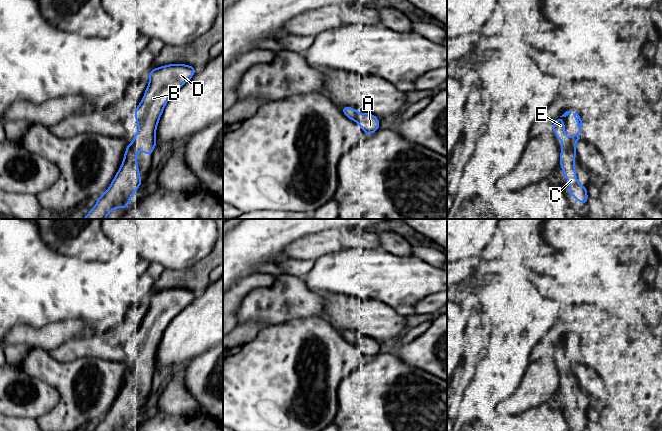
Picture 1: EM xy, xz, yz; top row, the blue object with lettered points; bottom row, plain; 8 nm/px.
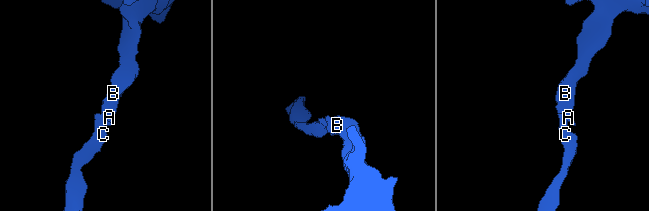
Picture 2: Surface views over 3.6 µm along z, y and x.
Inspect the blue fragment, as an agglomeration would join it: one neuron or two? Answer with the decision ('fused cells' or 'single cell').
single cell

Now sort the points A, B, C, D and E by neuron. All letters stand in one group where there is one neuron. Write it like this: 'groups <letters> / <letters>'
groups A B C D E

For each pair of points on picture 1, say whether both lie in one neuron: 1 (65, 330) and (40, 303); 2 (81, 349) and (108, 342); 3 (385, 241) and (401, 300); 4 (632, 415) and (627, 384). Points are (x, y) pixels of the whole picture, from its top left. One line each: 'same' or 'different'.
1: different
2: same
3: different
4: same

